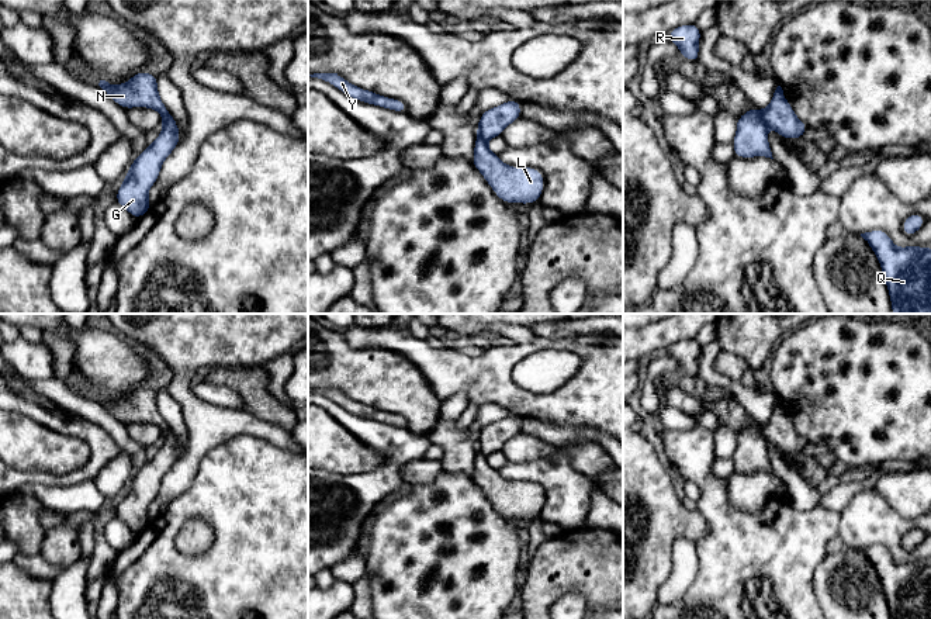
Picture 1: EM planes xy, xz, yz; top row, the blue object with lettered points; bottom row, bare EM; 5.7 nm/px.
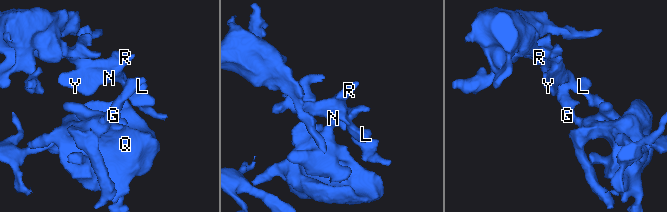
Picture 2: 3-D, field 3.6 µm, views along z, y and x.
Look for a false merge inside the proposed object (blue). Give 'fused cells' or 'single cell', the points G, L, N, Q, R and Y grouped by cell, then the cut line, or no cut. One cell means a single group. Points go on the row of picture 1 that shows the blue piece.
fused cells | G Q / L N R Y | yz (758, 111), (767, 124)

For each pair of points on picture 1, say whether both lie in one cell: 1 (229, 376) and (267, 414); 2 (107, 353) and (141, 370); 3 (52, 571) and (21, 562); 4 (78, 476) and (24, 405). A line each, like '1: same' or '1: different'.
1: same
2: same
3: same
4: same

